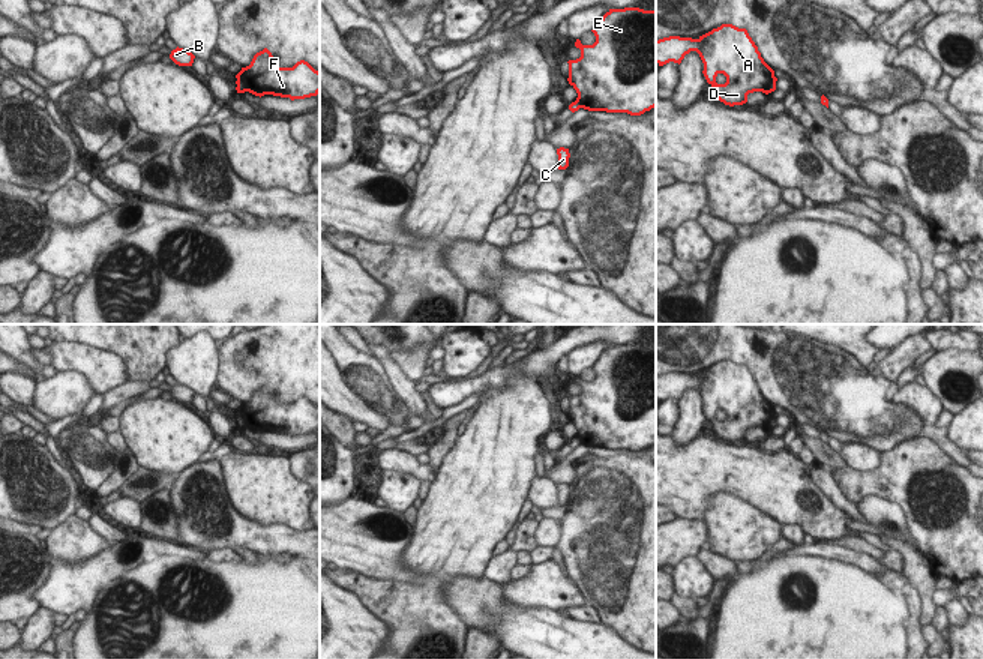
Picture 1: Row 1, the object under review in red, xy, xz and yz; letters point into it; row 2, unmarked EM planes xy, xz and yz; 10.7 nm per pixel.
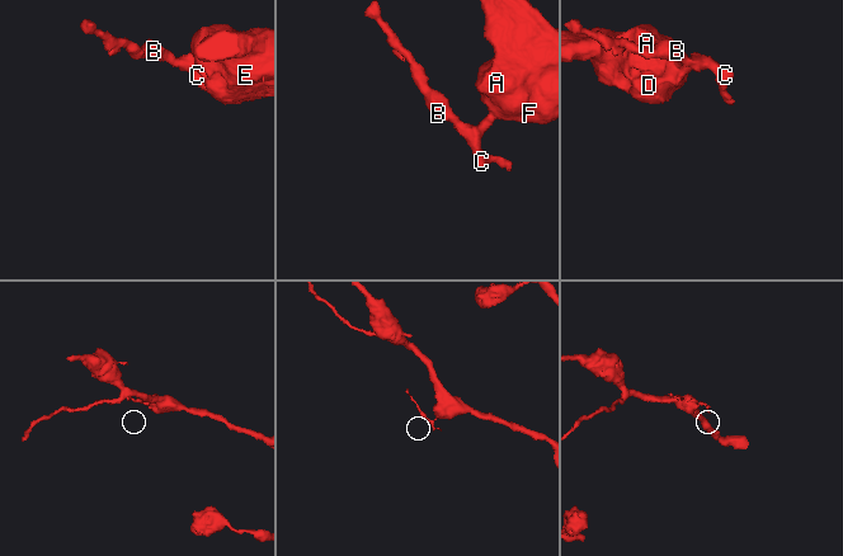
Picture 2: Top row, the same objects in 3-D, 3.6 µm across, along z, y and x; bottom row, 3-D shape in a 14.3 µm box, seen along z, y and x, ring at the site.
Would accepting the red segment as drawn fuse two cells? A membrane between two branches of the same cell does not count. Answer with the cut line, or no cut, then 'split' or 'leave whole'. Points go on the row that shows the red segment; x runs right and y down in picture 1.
xy (237, 80), (243, 92) | split

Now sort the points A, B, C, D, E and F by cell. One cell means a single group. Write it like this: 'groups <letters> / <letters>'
groups A D E F / B C

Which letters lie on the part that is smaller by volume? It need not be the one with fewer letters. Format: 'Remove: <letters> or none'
Remove: B, C

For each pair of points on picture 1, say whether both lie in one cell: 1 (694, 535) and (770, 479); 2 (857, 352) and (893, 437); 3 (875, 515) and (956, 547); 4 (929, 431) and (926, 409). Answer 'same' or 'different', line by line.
1: different
2: different
3: different
4: different

